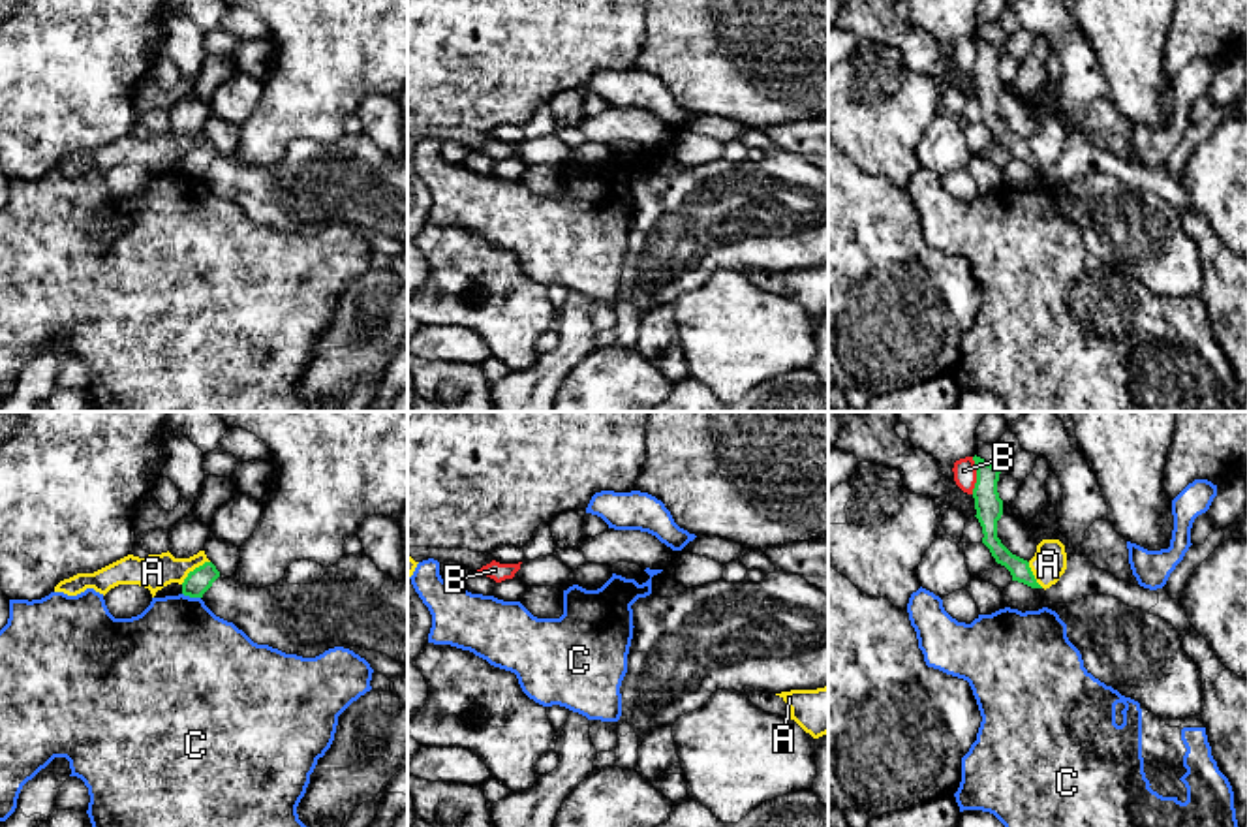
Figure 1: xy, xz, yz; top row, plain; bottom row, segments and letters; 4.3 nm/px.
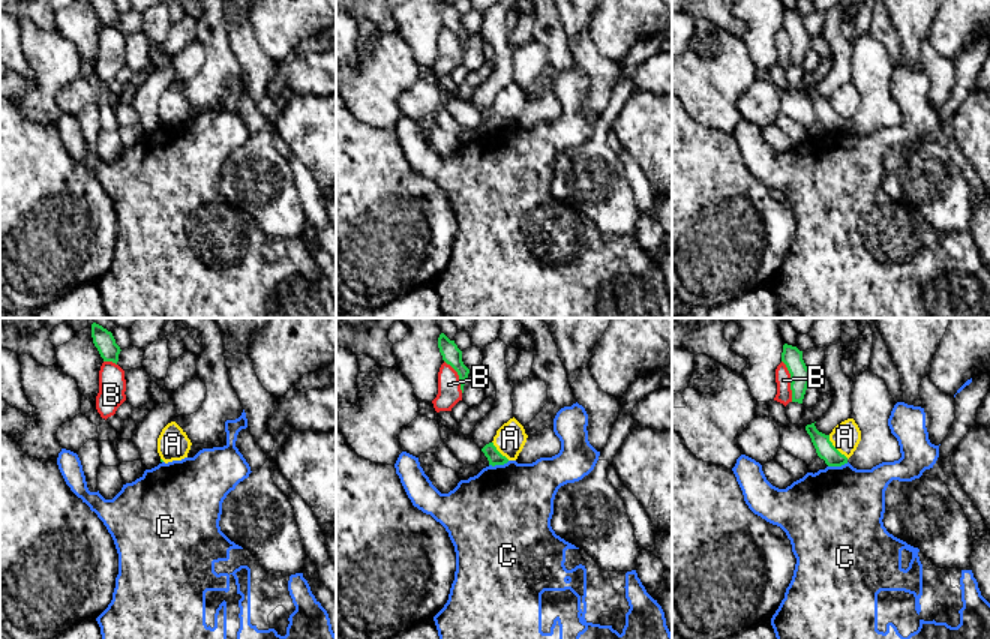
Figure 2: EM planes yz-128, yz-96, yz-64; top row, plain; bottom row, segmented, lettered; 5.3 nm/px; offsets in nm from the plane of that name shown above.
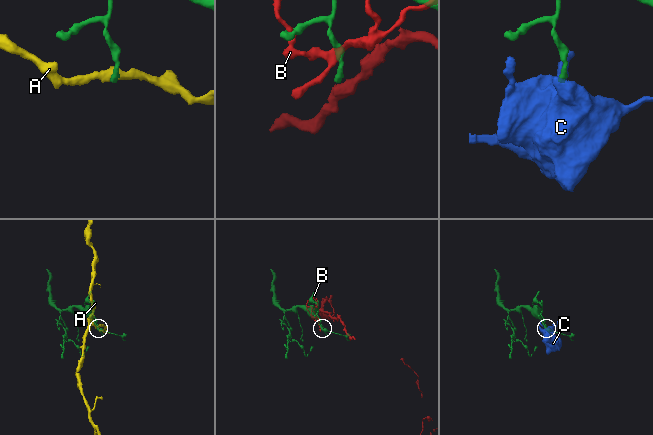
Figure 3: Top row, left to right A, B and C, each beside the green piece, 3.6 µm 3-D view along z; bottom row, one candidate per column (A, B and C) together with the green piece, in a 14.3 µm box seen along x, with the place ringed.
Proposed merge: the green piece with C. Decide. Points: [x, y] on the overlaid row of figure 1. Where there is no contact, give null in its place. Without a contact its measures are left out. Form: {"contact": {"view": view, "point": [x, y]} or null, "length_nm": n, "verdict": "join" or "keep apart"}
{"contact": {"view": "xy", "point": [192, 596]}, "length_nm": 80, "verdict": "keep apart"}

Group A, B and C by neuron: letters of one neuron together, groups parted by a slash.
A / B / C

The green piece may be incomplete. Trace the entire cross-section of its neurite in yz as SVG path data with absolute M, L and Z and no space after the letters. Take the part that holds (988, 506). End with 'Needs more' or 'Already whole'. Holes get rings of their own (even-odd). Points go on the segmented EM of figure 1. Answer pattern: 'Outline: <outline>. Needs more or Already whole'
Outline: M977 455L973 457L973 460L977 466L977 483L973 489L977 509L975 517L982 526L982 543L990 549L995 562L1010 571L1012 581L1024 583L1031 588L1042 588L1029 568L1029 562L1012 554L997 538L997 521L1003 515L1003 500L997 492L1001 472Z. Already whole

